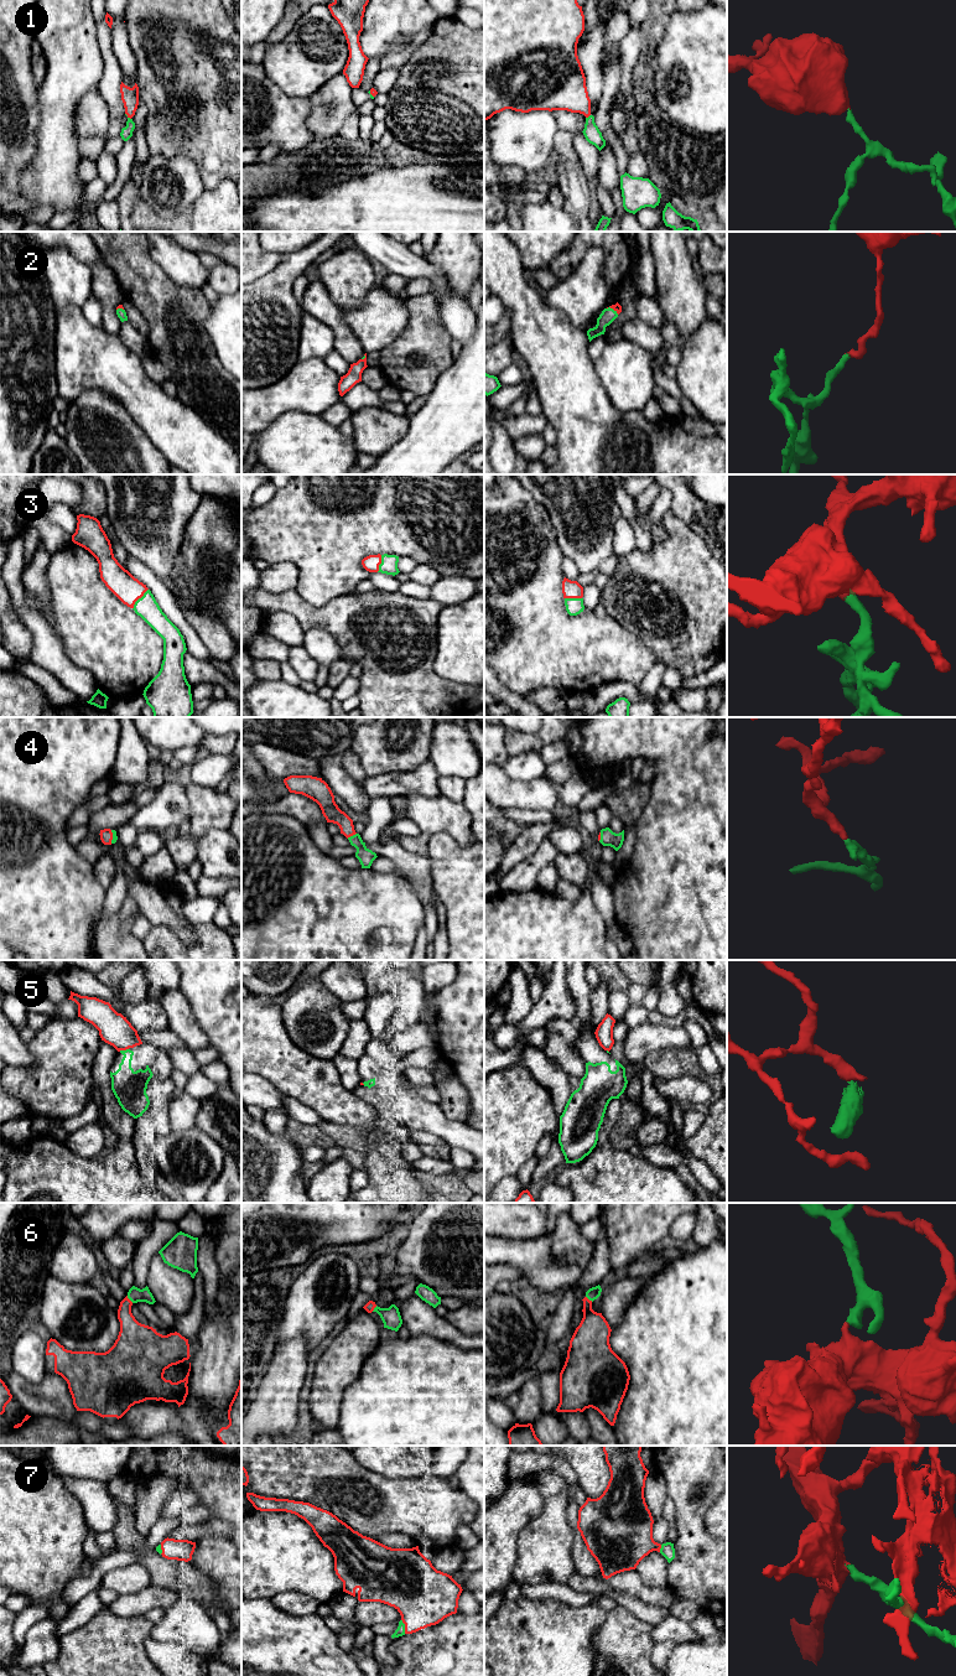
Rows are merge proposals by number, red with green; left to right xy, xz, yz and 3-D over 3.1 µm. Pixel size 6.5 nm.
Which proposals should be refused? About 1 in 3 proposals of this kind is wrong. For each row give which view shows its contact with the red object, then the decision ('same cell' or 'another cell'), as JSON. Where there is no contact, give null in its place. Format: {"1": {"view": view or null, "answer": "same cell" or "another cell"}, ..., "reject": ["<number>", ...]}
{"1": {"view": "xy", "answer": "same cell"}, "2": {"view": "yz", "answer": "same cell"}, "3": {"view": "xy", "answer": "same cell"}, "4": {"view": "xz", "answer": "same cell"}, "5": {"view": "xy", "answer": "another cell"}, "6": {"view": "xy", "answer": "same cell"}, "7": {"view": "xz", "answer": "same cell"}, "reject": ["5"]}

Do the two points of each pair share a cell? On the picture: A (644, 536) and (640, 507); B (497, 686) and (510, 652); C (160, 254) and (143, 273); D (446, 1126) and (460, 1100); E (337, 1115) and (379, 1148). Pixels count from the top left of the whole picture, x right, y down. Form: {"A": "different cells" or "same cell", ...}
{"A": "same cell", "B": "different cells", "C": "different cells", "D": "different cells", "E": "same cell"}

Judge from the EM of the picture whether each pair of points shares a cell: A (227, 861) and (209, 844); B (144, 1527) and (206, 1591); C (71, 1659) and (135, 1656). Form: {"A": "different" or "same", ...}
{"A": "same", "B": "different", "C": "same"}

